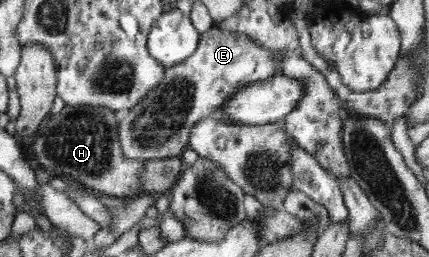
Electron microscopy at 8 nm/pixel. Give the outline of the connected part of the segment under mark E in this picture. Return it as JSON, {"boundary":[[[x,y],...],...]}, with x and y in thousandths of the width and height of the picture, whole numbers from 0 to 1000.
{"boundary":[[[497,101],[490,121],[471,132],[462,195],[434,237],[417,245],[408,261],[387,268],[385,300],[324,397],[310,412],[301,440],[275,475],[275,525],[284,549],[287,603],[296,619],[371,623],[422,607],[438,572],[443,529],[452,490],[476,459],[494,447],[494,428],[506,424],[524,397],[536,393],[548,362],[590,319],[604,319],[622,304],[639,300],[650,284],[648,245],[653,218],[608,187],[594,171],[580,136],[524,125]]]}

